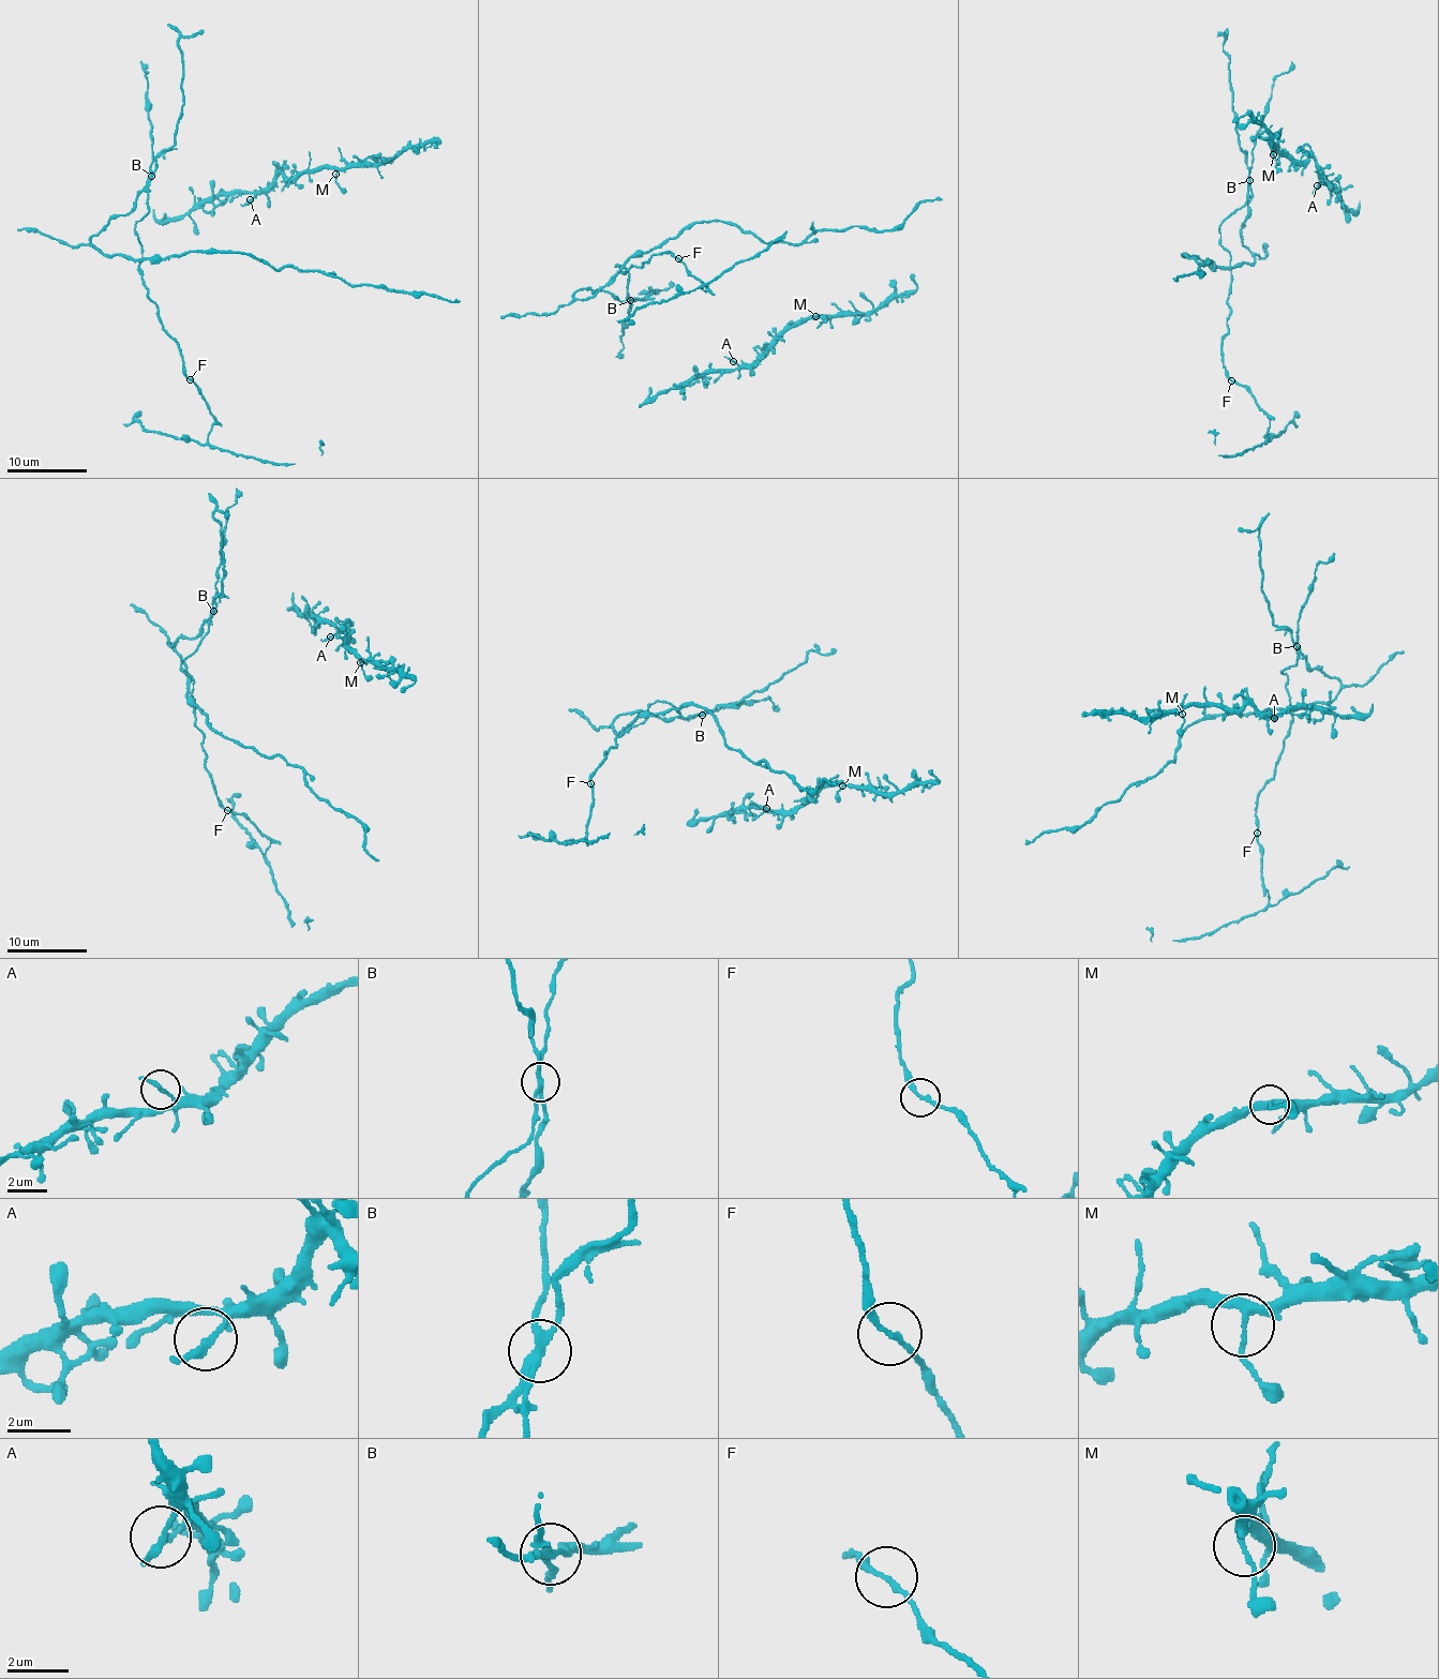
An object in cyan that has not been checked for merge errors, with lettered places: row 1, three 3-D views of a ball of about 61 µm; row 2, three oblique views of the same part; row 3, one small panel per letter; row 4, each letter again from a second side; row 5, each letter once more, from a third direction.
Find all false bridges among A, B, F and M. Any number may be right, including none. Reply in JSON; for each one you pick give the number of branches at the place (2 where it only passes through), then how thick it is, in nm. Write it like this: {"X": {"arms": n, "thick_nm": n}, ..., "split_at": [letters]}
{"B": {"arms": 3, "thick_nm": 220}, "split_at": ["B"]}

